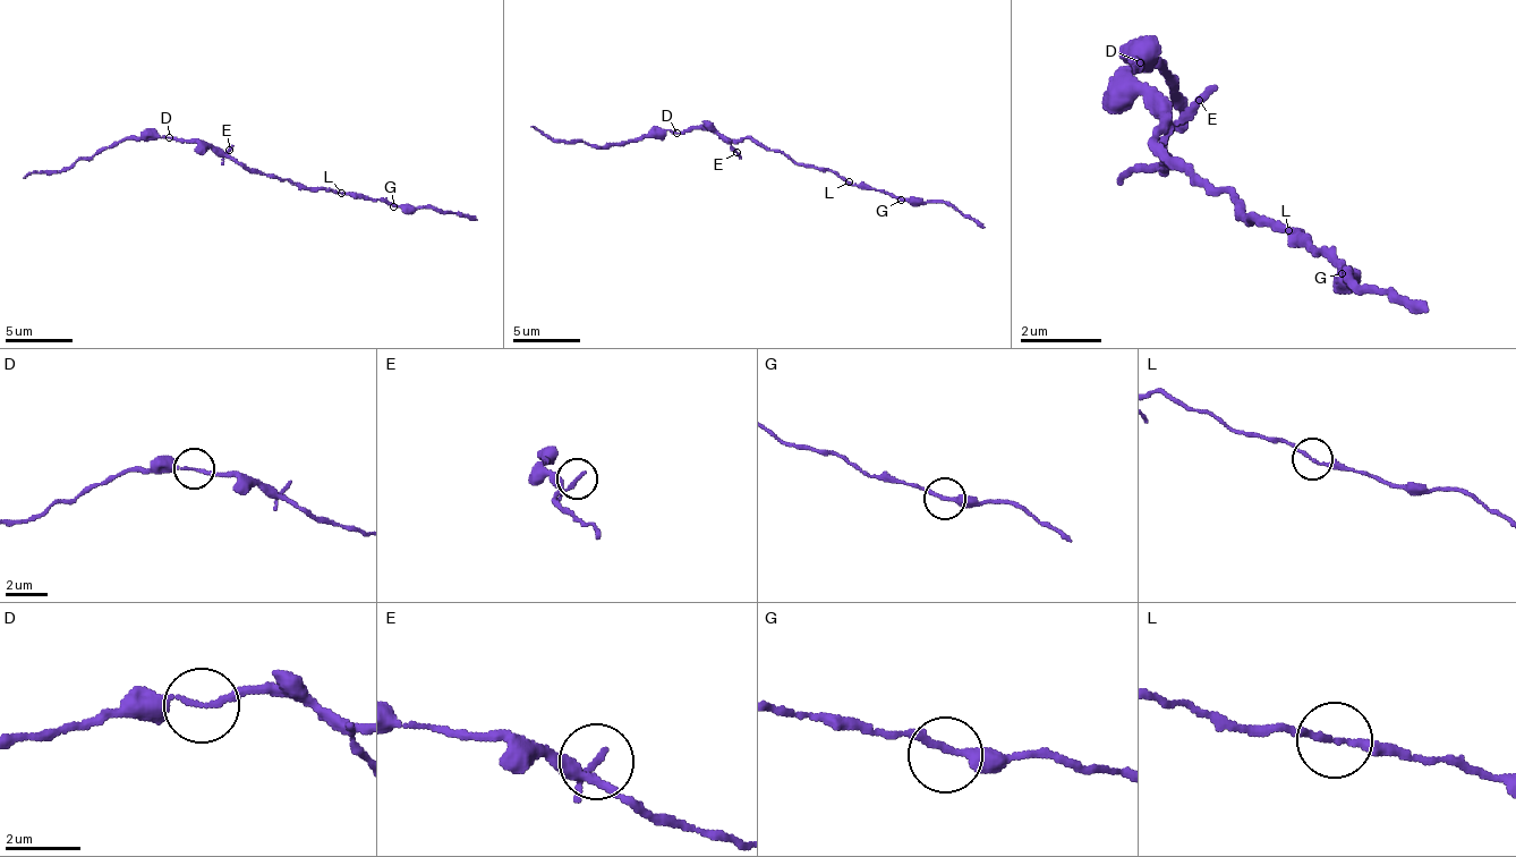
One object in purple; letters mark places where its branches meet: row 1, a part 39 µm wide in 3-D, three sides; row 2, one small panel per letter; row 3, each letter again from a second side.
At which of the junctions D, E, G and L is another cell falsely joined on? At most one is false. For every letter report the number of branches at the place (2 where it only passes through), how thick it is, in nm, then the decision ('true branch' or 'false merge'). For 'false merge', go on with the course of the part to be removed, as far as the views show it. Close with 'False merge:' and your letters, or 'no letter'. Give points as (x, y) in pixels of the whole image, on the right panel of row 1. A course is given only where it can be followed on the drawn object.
D: 2 branches meet; 130 nm thick; false merge; foreign part runs (1138, 59), (1148, 59), (1178, 120), (1168, 161), (1117, 181)
E: 2 branches meet; 140 nm thick; true branch
G: 2 branches meet; 220 nm thick; true branch
L: 2 branches meet; 150 nm thick; true branch
False merge: D

